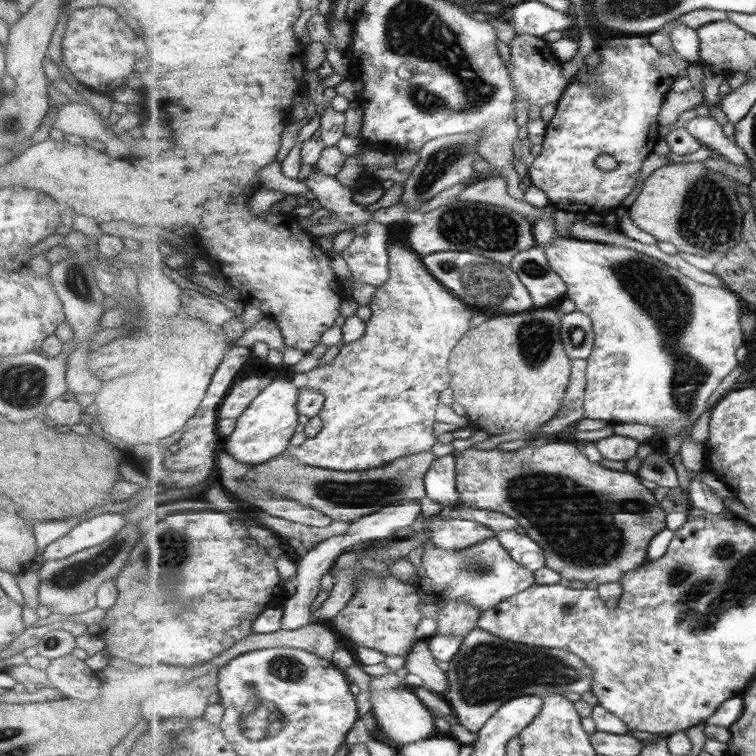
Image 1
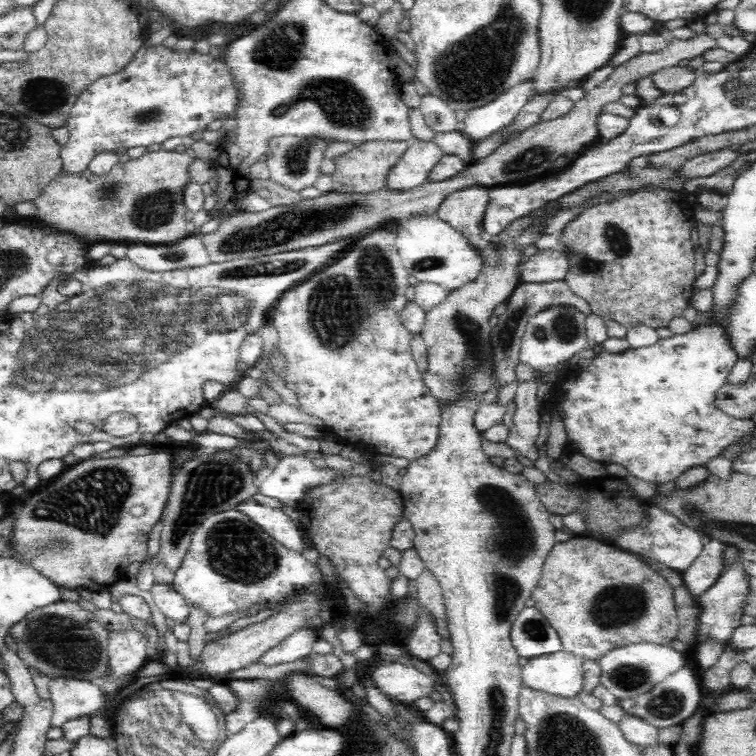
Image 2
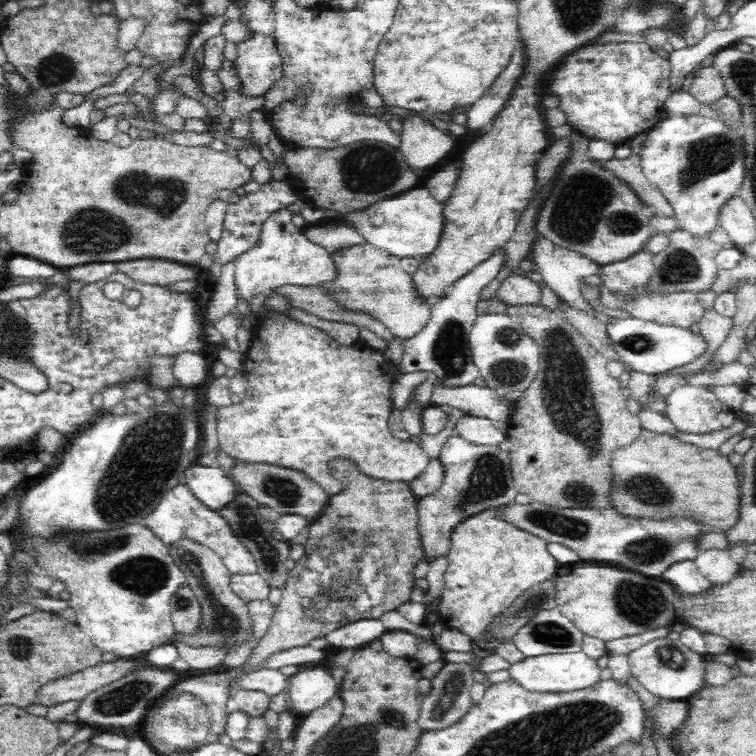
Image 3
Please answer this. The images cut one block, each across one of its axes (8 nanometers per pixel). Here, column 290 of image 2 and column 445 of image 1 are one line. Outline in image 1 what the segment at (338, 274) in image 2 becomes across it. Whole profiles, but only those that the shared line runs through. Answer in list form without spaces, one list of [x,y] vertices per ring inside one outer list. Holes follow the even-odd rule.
[[[391,241],[388,249],[390,277],[384,285],[378,287],[369,306],[372,316],[366,322],[364,337],[347,343],[332,363],[321,365],[307,373],[307,387],[322,392],[326,398],[320,412],[324,427],[317,436],[308,438],[302,446],[289,448],[286,452],[307,466],[349,473],[365,471],[431,451],[437,444],[433,426],[438,421],[439,396],[451,386],[449,360],[459,340],[469,332],[471,318],[477,314],[477,310],[451,294],[429,272],[422,257],[409,243]]]

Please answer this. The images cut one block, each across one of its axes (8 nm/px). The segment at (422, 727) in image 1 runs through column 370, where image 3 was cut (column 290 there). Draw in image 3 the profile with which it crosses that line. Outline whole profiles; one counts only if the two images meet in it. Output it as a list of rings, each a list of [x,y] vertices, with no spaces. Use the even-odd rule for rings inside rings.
[[[327,663],[314,664],[313,668],[299,670],[291,678],[288,710],[293,715],[306,716],[338,694],[338,686]]]

